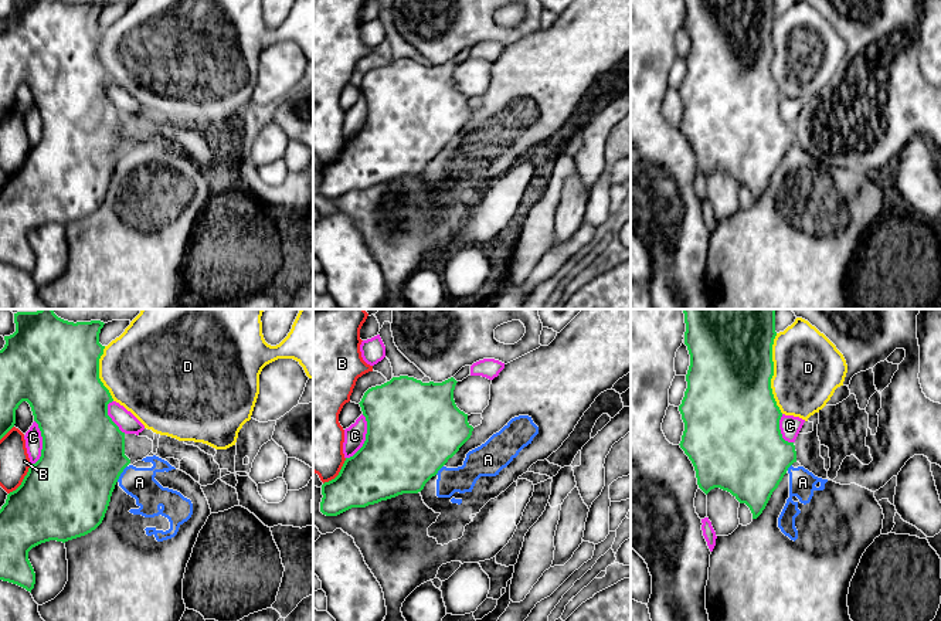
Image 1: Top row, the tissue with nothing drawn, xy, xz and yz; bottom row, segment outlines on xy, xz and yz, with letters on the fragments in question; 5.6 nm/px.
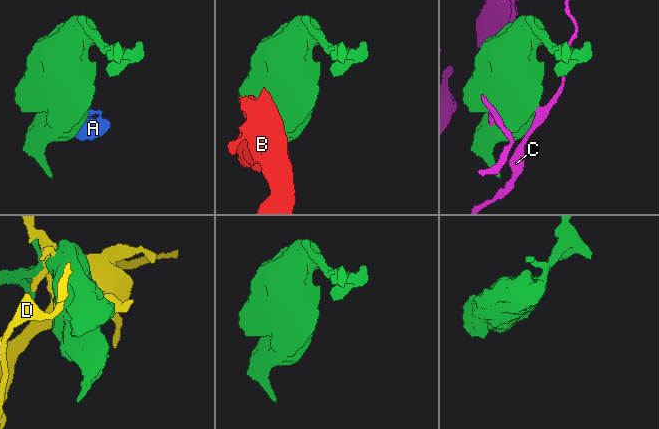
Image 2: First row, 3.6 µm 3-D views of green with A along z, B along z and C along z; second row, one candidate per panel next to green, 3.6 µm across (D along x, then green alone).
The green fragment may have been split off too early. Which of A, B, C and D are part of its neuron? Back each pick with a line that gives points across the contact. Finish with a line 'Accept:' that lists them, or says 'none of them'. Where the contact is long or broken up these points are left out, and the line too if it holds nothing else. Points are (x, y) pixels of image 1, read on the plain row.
Accept: none of them

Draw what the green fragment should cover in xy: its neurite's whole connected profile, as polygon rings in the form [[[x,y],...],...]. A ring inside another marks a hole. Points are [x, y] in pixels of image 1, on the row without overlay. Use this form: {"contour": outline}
{"contour": [[[14,0],[14,6],[16,14],[10,18],[4,18],[6,27],[0,33],[0,122],[14,109],[18,88],[27,84],[31,89],[34,104],[41,113],[43,132],[40,142],[30,147],[21,167],[7,177],[6,186],[0,191],[0,262],[17,267],[31,275],[35,267],[35,255],[28,242],[28,234],[50,223],[65,225],[95,213],[102,206],[115,167],[123,152],[130,146],[130,142],[125,138],[125,115],[122,115],[108,98],[108,86],[112,85],[113,81],[99,61],[99,41],[105,31],[105,28],[99,26],[99,16],[105,6],[101,3],[74,6],[61,0]]]}

